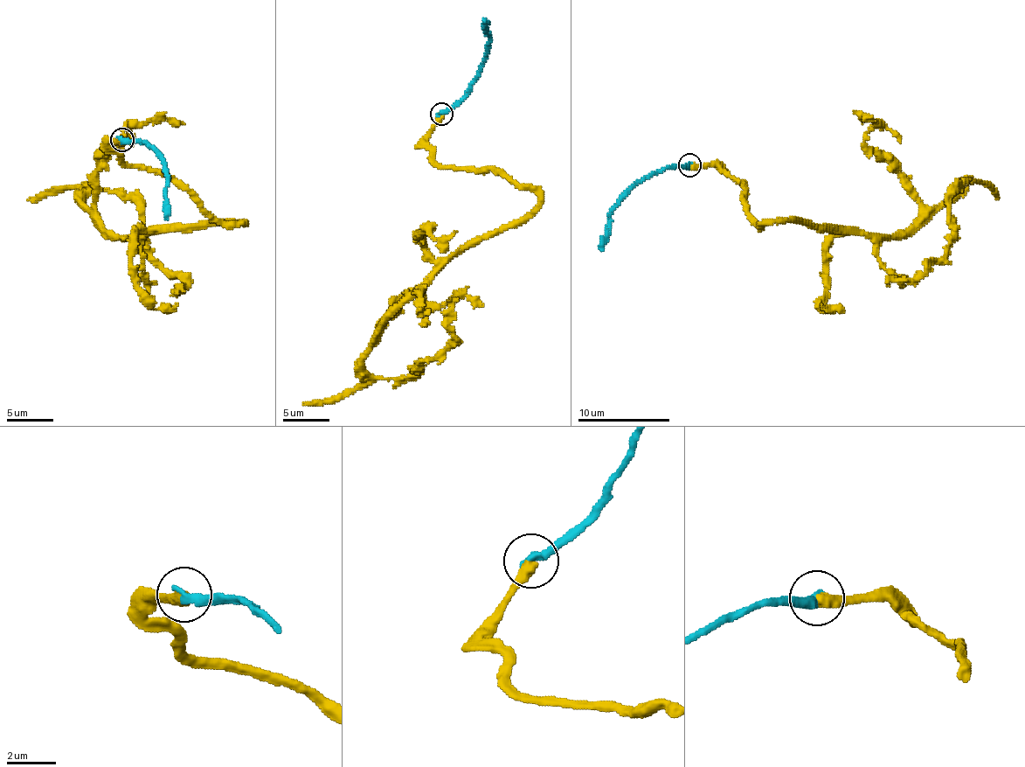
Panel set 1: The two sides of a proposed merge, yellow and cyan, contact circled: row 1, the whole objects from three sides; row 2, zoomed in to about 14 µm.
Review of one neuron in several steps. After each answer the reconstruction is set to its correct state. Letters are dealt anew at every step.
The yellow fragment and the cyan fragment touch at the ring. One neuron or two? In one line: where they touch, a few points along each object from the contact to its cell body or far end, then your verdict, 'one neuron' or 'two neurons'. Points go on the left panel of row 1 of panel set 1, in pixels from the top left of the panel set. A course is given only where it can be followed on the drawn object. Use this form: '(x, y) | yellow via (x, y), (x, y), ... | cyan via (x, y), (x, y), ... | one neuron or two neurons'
(122, 140) | yellow via (121, 139), (128, 164), (243, 224), (114, 238), (83, 203), (92, 191), (137, 205), (144, 249), (184, 290) | cyan via (121, 139), (140, 139), (164, 163), (168, 219) | one neuron

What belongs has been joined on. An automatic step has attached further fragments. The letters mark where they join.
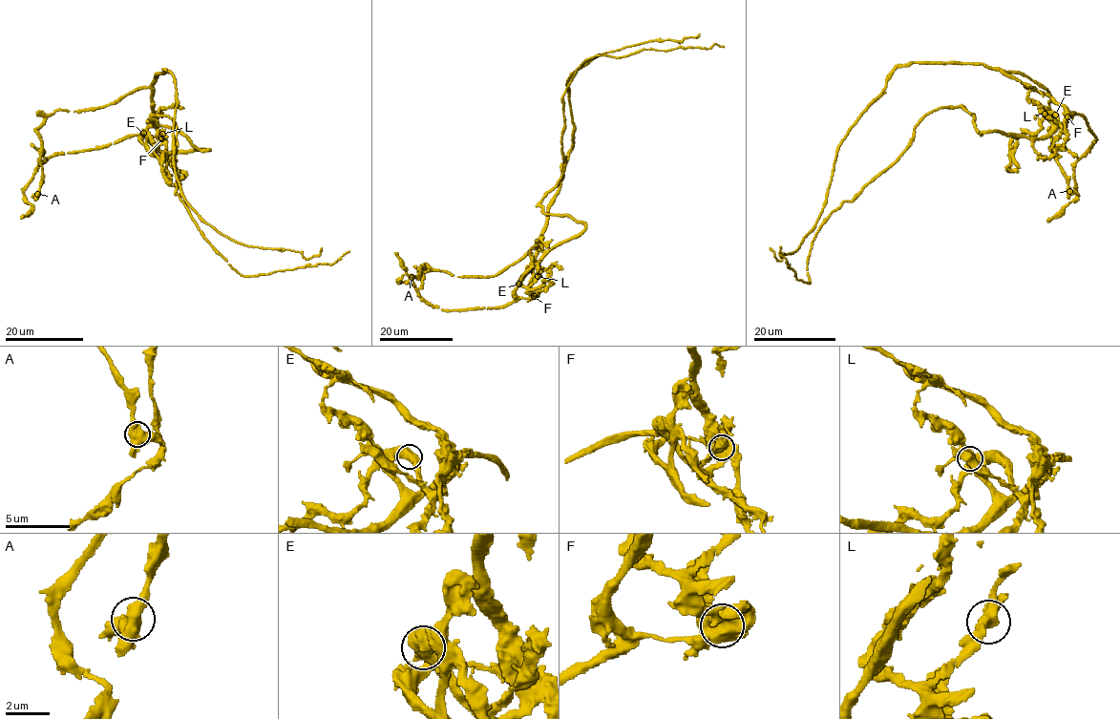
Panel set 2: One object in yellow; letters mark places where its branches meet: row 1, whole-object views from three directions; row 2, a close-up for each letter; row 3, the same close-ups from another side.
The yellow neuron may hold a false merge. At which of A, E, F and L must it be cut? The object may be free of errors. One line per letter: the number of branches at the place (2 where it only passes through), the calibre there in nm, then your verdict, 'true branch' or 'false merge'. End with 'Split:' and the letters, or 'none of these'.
A: branches 3; calibre 650 nm; true branch
E: branches 2; calibre 750 nm; true branch
F: branches 3; calibre 700 nm; false merge
L: branches 3; calibre 480 nm; true branch
Split: F

